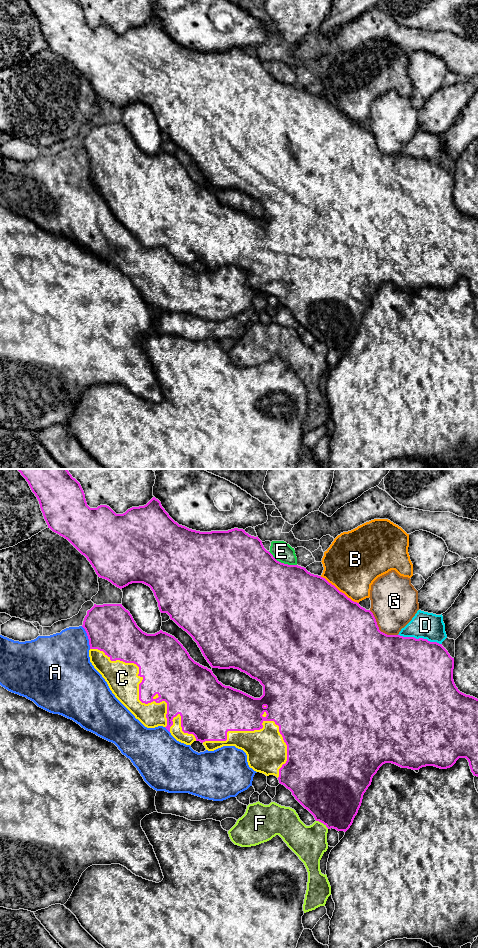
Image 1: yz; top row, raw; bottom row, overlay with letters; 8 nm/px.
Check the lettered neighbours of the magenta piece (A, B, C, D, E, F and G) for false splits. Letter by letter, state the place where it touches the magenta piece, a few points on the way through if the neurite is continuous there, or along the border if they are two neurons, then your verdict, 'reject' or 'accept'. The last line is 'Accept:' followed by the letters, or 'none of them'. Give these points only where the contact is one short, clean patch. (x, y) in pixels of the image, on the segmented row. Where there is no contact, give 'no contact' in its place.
A: contact yz (88, 637); reject
B: contact yz (338, 590); reject
C: contact yz (139, 685); accept
D: contact yz (420, 638); reject
E: contact yz (282, 563); reject
F: contact yz (322, 822); reject
G: contact yz (378, 629); reject
Accept: C

